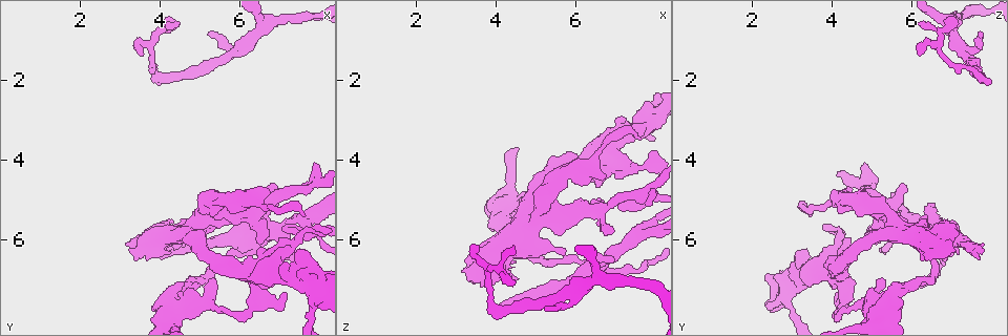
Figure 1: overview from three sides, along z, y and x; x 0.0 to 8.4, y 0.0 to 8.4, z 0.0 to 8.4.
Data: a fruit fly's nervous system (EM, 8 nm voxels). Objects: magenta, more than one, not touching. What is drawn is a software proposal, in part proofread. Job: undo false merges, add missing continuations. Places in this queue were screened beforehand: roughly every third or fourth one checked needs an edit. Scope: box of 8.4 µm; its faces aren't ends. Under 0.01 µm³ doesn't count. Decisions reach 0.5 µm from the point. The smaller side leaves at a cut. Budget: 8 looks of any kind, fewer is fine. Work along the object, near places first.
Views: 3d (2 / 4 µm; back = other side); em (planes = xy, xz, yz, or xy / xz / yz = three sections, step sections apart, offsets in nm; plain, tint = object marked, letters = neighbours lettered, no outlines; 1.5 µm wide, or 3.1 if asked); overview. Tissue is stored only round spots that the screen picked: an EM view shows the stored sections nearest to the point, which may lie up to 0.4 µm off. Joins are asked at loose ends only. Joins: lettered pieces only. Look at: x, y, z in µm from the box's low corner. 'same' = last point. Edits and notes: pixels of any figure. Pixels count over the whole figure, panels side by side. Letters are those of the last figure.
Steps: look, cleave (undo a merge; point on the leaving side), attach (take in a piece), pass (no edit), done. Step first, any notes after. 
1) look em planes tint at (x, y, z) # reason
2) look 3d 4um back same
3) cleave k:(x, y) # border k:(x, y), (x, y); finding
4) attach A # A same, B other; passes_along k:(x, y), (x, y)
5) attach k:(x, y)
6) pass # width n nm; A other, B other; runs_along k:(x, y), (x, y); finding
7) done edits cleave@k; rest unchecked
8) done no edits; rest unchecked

look em xy step 8 tint at (4.90, 7.25, 4.95) # free end

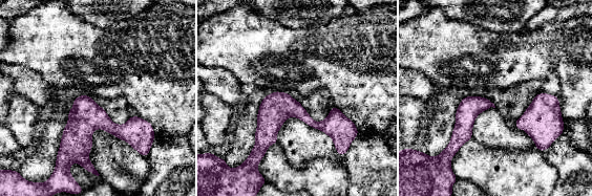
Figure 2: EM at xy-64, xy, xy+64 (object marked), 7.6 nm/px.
look em planes tint same

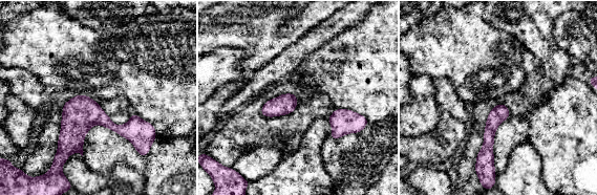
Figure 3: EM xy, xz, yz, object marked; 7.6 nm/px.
look em planes letters same

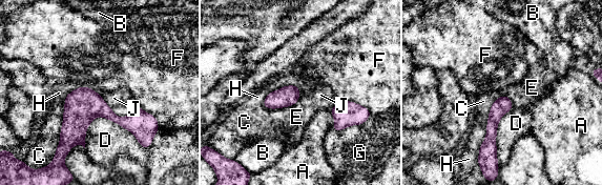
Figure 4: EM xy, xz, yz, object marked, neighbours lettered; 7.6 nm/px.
pass # width 140 nm; A other, B other, C other, D other, E other, F other, G other, H other, J other; border 4:(92, 89), (111, 109); none of them fits

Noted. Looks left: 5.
look em planes letters at (5.20, 0.90, 7.75) # thin end

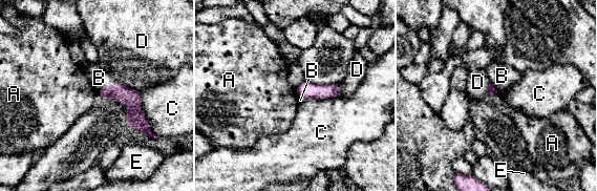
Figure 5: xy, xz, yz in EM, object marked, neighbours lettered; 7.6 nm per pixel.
attach B # longest_contact C 360 nm; A other, B same, C other, D other, E other; passes_along 5:(131, 98), (107, 86), (99, 78); it goes on there

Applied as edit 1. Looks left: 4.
look overview # redraw

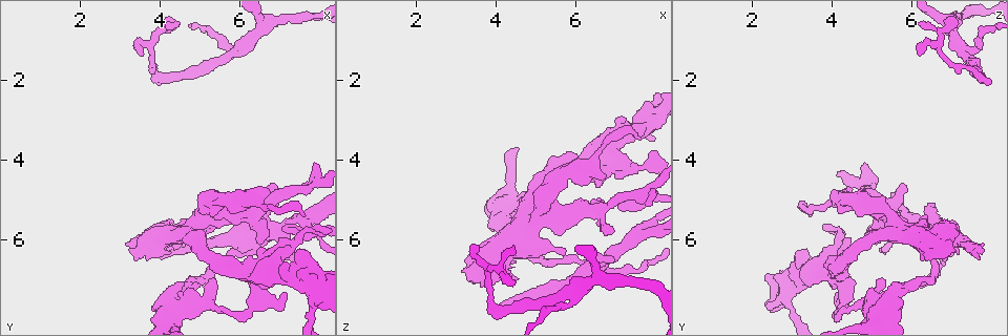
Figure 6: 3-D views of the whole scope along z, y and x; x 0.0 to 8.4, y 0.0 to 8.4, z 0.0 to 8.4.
look 3d 2um at (4.10, 6.40, 7.70) # long arm stops here

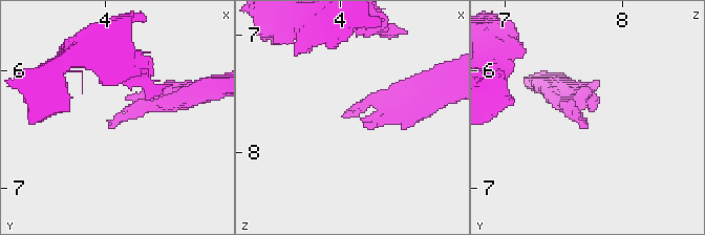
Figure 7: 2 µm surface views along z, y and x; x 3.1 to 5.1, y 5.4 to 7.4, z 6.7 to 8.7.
look em xz step 4 tint at (4.06, 6.46, 7.70) # need the tissue

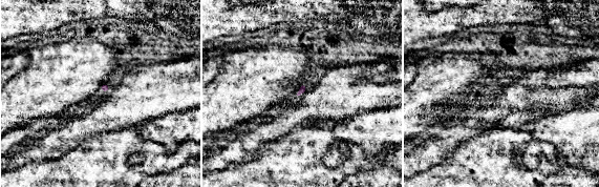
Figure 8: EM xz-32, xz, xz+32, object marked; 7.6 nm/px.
look em planes letters same # cut it another way

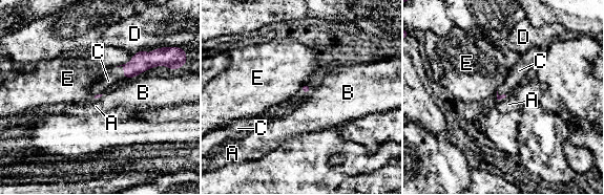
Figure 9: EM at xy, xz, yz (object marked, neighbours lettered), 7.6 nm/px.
attach C # A other, B other, C same, D other, E other; passes_along 9:(142, 61), (123, 67), (108, 81); the neuron continues

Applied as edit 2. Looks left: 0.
done edits attach@5, attach@9; rest unchecked

